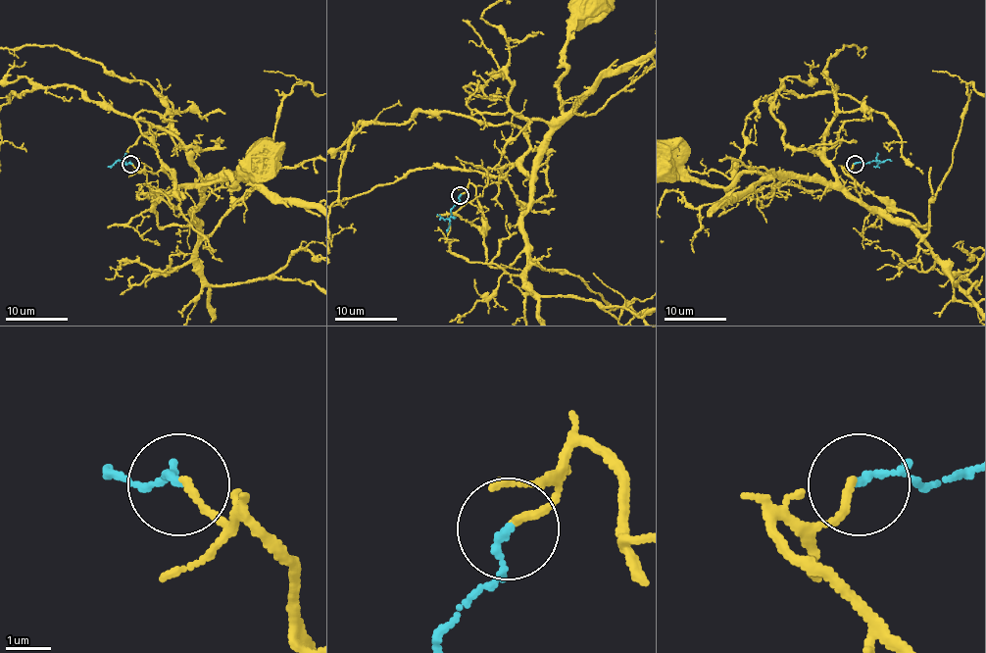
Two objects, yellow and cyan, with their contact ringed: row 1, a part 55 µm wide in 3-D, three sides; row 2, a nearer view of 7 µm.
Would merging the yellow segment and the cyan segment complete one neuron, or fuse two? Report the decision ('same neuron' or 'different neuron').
same neuron

